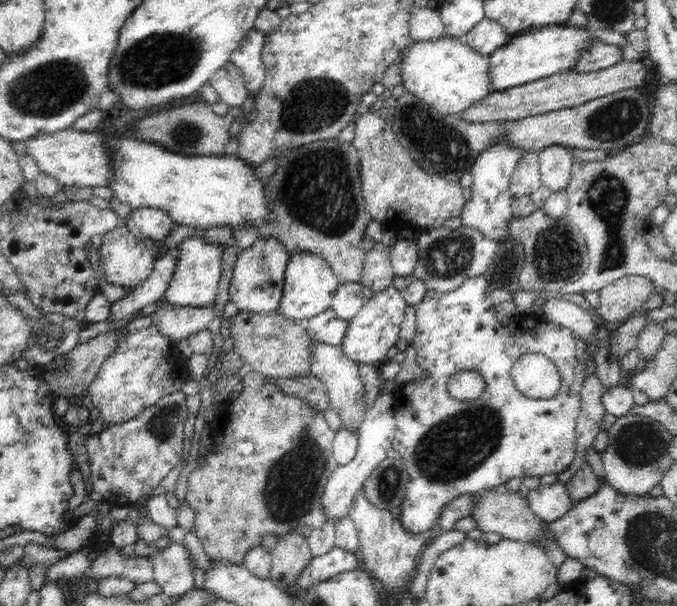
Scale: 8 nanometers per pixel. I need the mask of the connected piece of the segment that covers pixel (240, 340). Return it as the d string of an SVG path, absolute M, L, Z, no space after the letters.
M233 311L235 314L231 319L229 336L233 340L233 349L241 356L247 370L270 379L287 379L311 374L311 344L303 323L287 319L277 312L255 314Z

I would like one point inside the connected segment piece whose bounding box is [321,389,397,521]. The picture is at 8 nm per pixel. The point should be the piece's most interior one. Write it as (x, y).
(376, 432)

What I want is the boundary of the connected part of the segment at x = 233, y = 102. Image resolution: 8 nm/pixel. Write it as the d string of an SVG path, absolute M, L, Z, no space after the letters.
M231 61L210 77L209 83L220 95L221 102L231 107L242 108L250 97L243 79L243 73Z

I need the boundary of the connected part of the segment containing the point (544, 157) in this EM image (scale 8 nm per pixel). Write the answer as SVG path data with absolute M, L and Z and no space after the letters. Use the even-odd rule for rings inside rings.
M554 144L538 153L542 185L551 192L568 189L575 161L571 148Z

